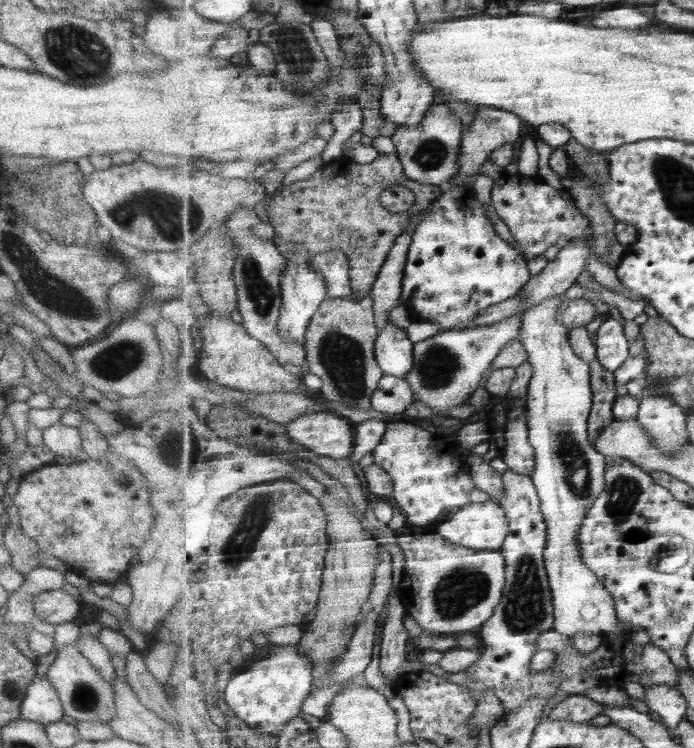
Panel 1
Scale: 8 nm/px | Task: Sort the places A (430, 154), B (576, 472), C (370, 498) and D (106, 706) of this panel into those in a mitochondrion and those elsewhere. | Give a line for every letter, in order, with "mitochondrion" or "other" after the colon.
A: mitochondrion
B: mitochondrion
C: other
D: other

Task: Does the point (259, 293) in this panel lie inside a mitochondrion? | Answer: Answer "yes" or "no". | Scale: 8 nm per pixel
yes

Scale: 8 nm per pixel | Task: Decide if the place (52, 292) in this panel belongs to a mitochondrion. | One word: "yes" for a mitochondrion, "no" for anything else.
yes

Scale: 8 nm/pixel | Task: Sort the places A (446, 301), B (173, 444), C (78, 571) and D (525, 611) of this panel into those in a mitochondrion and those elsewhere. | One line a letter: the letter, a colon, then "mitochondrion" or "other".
A: other
B: mitochondrion
C: other
D: mitochondrion

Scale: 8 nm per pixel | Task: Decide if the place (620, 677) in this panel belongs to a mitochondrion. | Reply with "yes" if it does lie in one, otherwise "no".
no

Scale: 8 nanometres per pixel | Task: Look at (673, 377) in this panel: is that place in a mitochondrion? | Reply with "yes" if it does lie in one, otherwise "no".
yes

